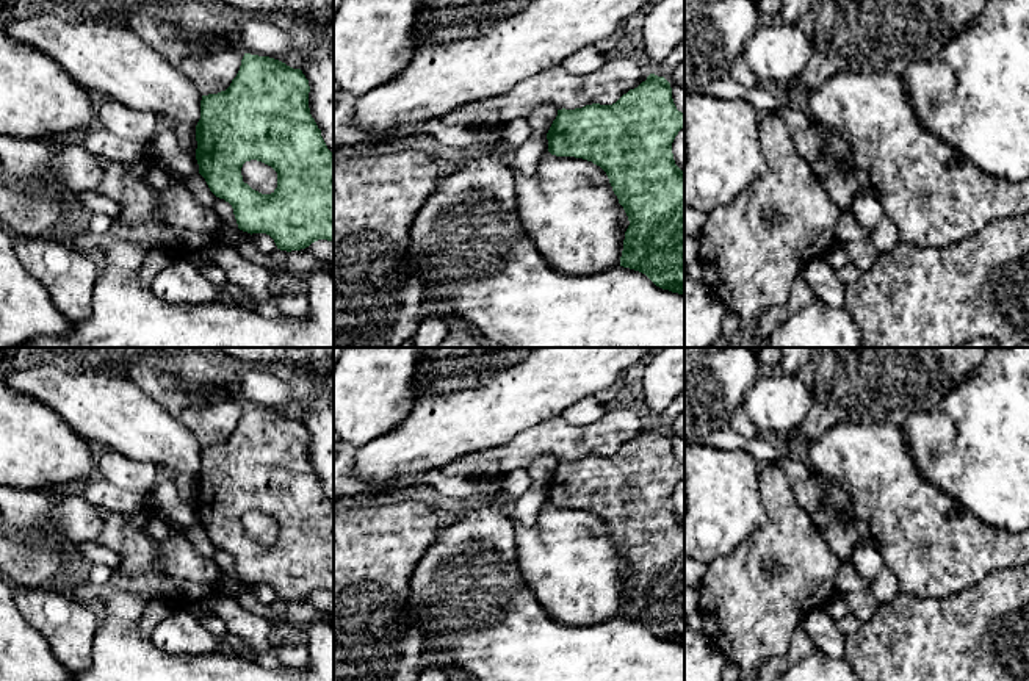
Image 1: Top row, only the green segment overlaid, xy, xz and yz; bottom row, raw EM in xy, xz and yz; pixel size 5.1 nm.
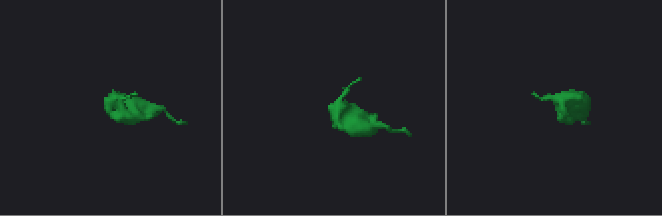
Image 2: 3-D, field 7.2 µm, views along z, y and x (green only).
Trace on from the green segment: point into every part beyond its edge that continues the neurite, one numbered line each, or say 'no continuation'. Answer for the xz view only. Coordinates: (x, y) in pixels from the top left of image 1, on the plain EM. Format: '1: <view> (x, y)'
no continuation

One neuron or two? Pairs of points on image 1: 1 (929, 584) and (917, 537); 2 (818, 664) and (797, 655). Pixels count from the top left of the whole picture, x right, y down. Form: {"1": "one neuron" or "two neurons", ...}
{"1": "one neuron", "2": "two neurons"}

